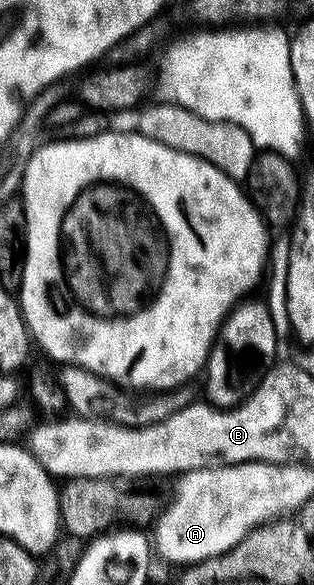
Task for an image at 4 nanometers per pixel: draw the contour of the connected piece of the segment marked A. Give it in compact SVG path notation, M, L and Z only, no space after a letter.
M232 463L177 476L174 496L152 523L153 550L160 558L181 565L217 560L255 527L287 514L286 508L292 503L289 479L294 470L293 466L276 463Z

